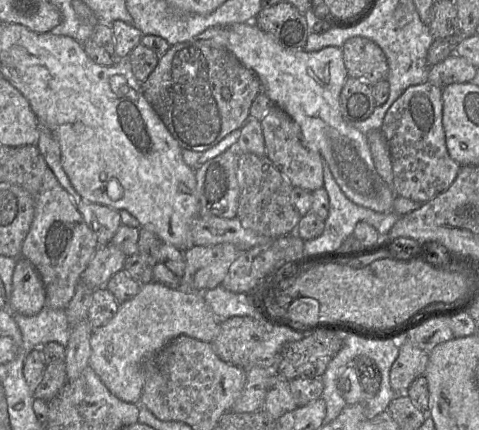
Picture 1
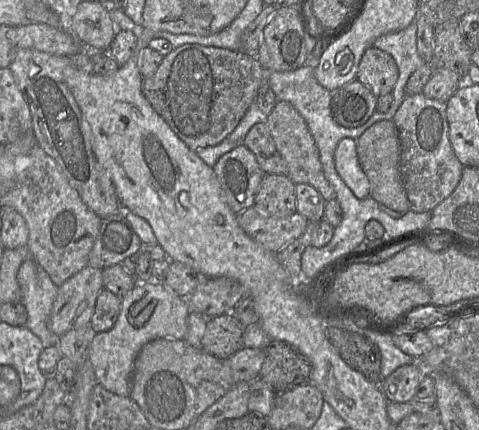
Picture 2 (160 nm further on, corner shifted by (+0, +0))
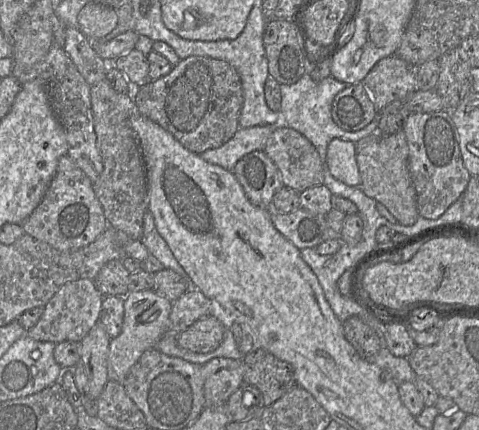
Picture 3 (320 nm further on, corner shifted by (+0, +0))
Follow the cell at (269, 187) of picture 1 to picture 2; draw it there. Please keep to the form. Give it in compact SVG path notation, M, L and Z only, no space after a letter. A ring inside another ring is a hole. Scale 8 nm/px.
M264 174L253 208L273 217L289 217L297 212L296 184L285 175Z

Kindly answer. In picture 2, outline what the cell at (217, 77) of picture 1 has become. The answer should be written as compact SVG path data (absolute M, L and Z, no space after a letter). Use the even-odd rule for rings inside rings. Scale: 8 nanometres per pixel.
M186 44L164 56L156 72L144 78L142 91L153 109L187 147L195 152L225 140L245 116L262 84L266 70L257 57L225 48Z

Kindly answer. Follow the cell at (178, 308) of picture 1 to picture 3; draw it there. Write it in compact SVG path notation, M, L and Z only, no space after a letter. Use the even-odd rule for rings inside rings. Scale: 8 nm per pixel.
M153 289L129 292L124 297L124 321L121 333L111 339L108 354L109 380L123 382L131 368L138 362L142 354L152 348L169 329L169 316L172 302Z

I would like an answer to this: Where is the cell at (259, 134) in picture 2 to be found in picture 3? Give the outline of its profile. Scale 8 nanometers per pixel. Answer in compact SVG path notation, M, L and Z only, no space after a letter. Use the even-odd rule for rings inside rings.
M278 126L264 152L281 172L284 186L301 193L324 183L324 165L317 149L298 131Z

